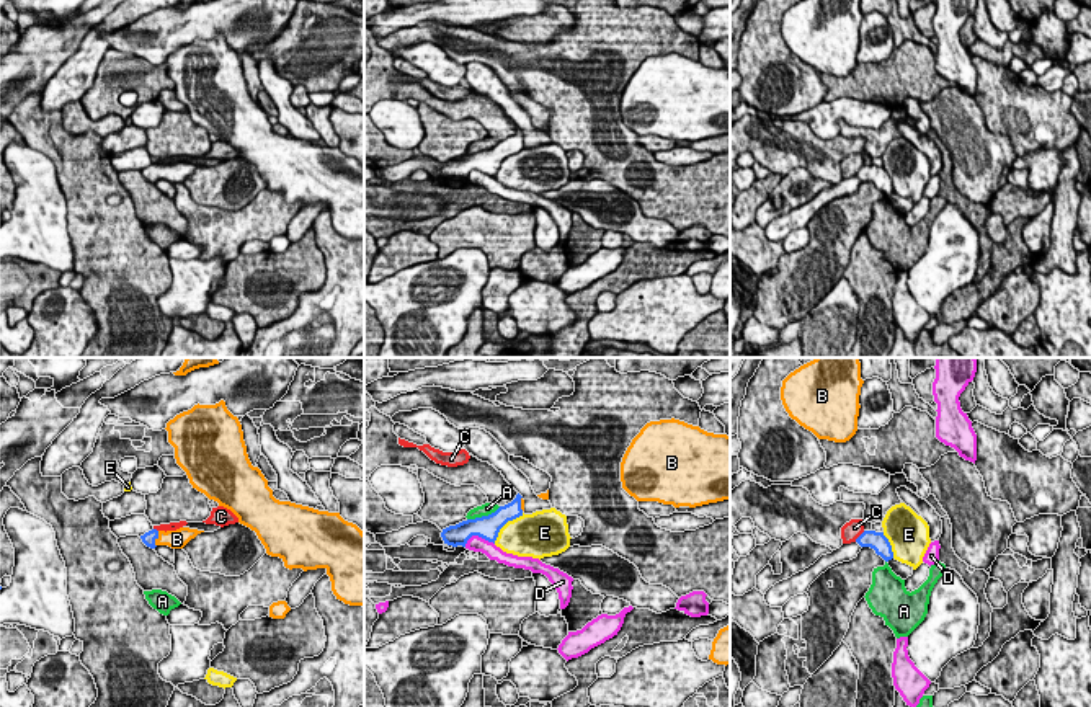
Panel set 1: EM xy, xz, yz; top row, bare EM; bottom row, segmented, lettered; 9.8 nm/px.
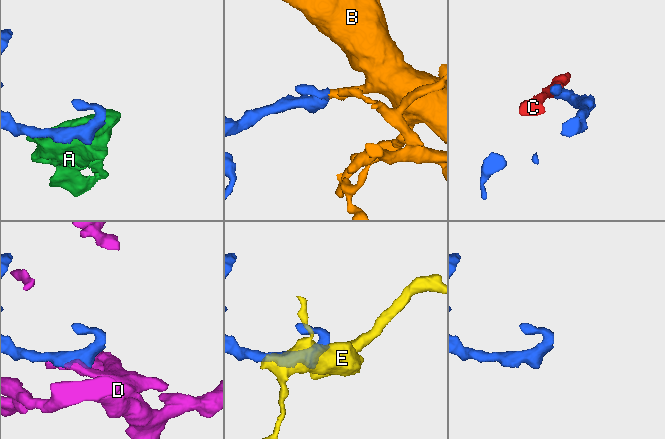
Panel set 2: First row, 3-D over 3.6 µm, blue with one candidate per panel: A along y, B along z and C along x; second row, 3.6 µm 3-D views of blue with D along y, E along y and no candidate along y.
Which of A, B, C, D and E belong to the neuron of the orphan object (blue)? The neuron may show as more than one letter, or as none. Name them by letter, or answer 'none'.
B

